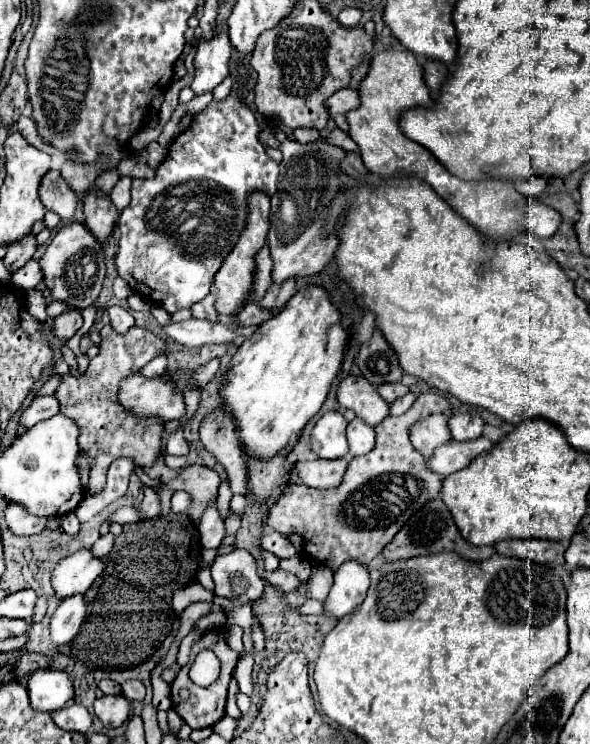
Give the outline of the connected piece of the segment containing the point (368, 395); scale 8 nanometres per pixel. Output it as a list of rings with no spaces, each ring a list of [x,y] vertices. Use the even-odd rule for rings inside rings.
[[[348,376],[340,382],[338,402],[342,408],[354,410],[370,426],[378,426],[390,414],[390,404],[364,376]]]

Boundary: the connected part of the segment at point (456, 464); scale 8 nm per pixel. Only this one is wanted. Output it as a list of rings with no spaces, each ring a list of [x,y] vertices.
[[[480,436],[476,440],[468,440],[468,442],[448,442],[446,446],[434,450],[434,454],[428,458],[428,466],[430,470],[434,470],[436,474],[440,474],[442,478],[446,478],[448,474],[462,470],[466,466],[470,466],[470,462],[478,456],[478,454],[486,454],[496,446],[496,442]]]

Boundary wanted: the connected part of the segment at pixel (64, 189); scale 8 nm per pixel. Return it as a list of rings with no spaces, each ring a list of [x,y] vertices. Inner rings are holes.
[[[50,170],[44,178],[42,178],[42,186],[40,186],[40,198],[42,204],[56,212],[62,222],[70,222],[76,210],[76,202],[78,196],[76,192],[68,186],[68,182],[62,178],[62,174],[58,170]]]

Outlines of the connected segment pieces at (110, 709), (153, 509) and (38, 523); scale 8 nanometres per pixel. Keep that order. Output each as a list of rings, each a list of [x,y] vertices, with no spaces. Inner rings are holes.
[[[102,696],[96,698],[94,712],[106,728],[118,728],[128,718],[130,704],[124,696]]]
[[[145,486],[144,499],[139,508],[143,519],[152,519],[160,515],[160,500],[151,487]]]
[[[12,502],[6,508],[6,522],[8,522],[8,526],[10,526],[10,530],[14,534],[18,534],[18,536],[32,536],[32,534],[40,534],[46,528],[48,518],[34,516],[22,504]]]

